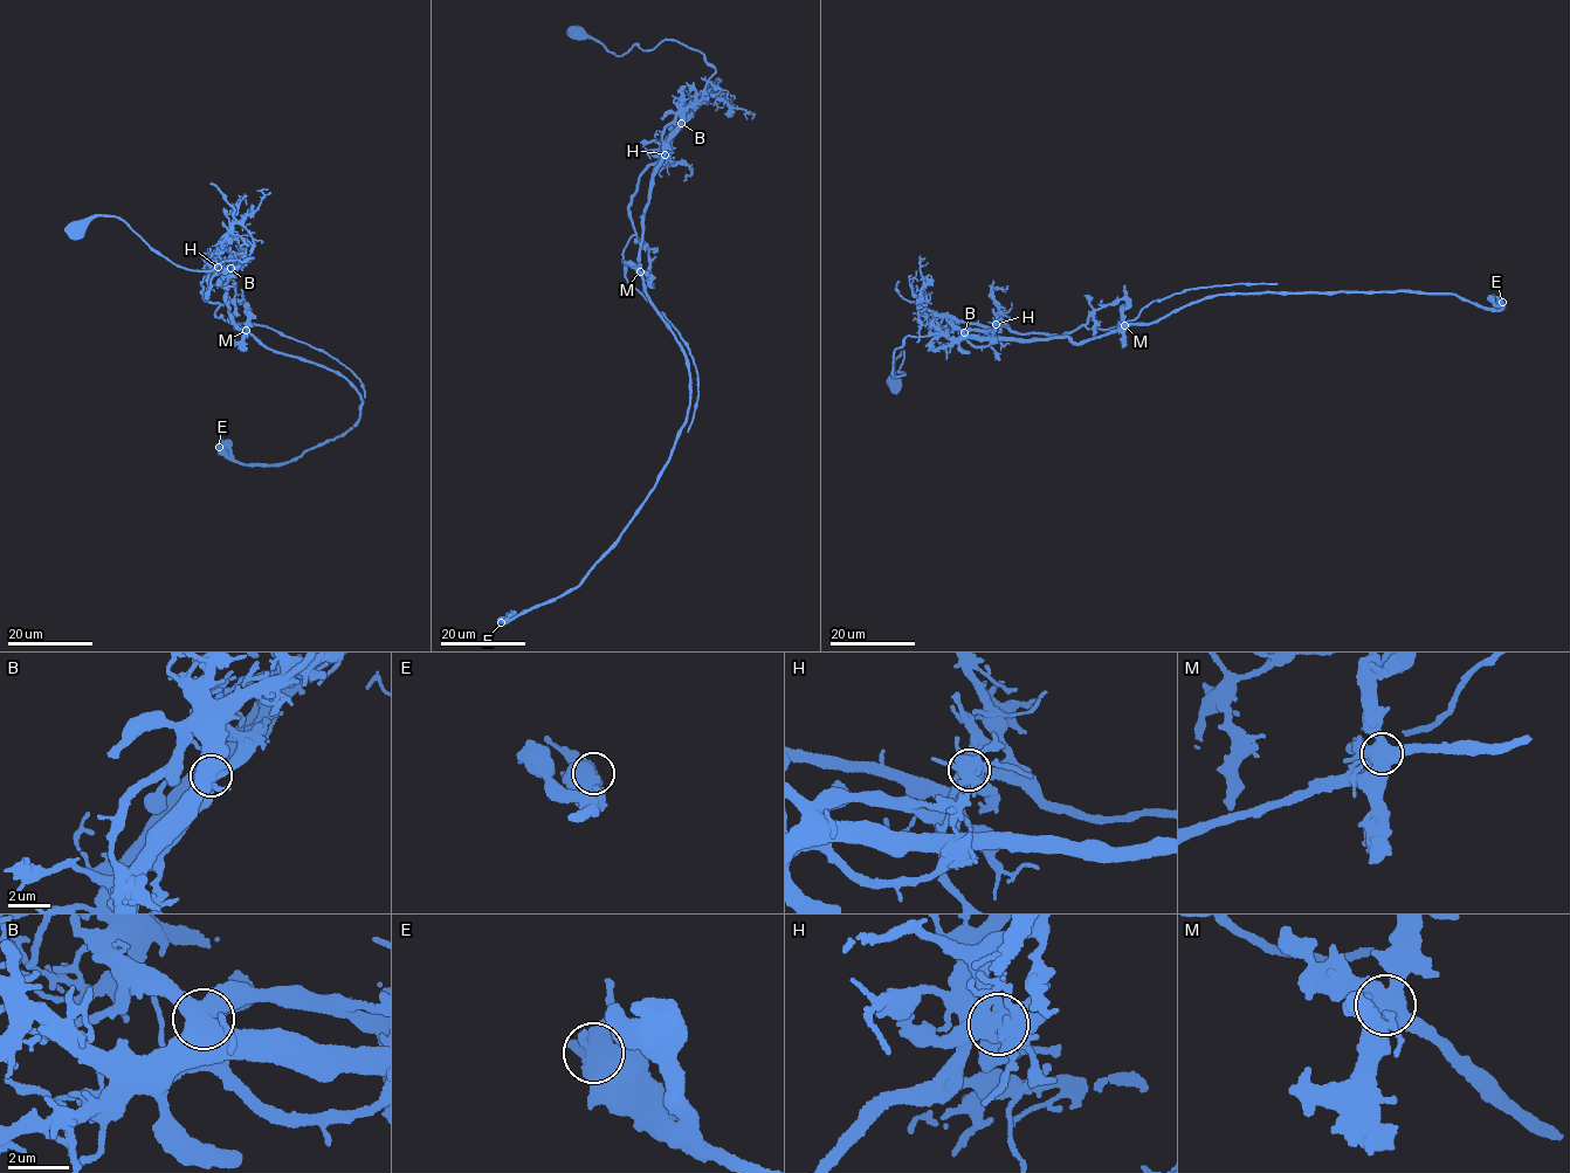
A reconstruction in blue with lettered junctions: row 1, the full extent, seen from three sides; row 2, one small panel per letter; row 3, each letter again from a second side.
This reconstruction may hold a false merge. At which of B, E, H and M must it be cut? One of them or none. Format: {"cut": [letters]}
{"cut": ["H"]}

